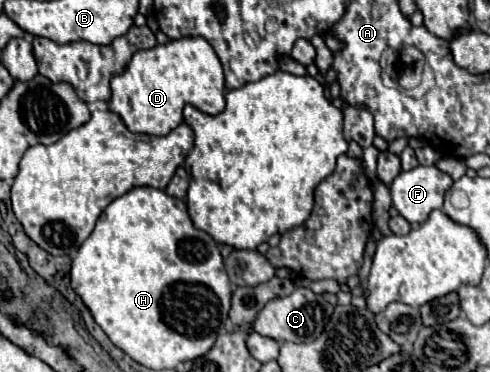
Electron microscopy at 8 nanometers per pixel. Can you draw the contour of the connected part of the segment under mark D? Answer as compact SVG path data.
M184 37L138 51L126 71L112 79L112 99L108 107L120 115L132 133L160 137L182 123L182 109L186 103L208 115L218 115L226 105L224 95L224 69L212 45L200 37Z

